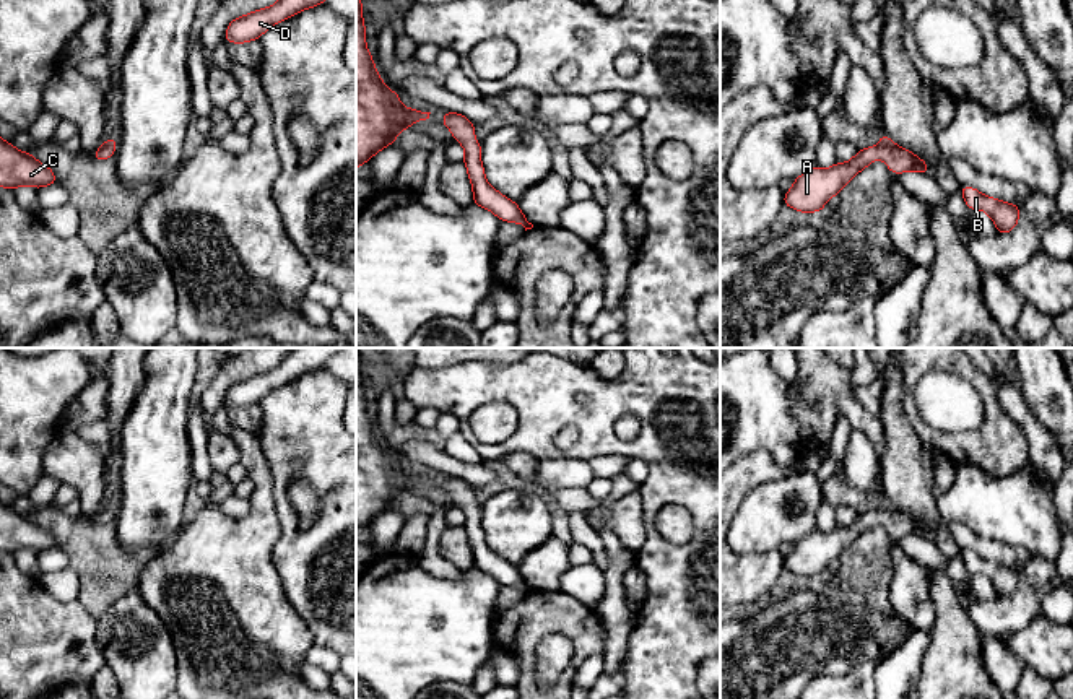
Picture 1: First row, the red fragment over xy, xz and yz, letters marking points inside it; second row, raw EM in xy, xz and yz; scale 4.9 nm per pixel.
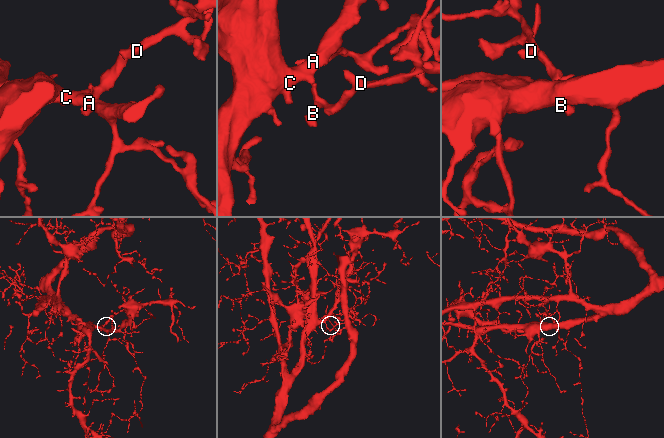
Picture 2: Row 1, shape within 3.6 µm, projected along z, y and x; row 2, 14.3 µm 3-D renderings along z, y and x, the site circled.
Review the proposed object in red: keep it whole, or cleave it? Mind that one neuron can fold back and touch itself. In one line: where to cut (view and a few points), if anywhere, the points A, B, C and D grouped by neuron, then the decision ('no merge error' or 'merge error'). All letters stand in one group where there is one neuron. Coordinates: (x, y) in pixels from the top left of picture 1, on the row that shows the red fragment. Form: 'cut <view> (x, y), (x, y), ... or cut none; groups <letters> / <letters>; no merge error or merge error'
cut none; groups A B C D; no merge error

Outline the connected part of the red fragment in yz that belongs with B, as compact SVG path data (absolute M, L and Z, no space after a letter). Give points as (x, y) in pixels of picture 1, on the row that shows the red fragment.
M961 187L959 192L962 193L966 205L969 210L984 210L1000 234L1006 234L1016 228L1019 219L1019 206L1014 203L1005 203L993 197L987 197L980 193L974 187Z

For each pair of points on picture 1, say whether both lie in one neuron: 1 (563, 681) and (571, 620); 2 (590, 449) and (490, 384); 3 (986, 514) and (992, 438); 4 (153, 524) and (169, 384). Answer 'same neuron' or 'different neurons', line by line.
1: same neuron
2: same neuron
3: different neurons
4: same neuron

